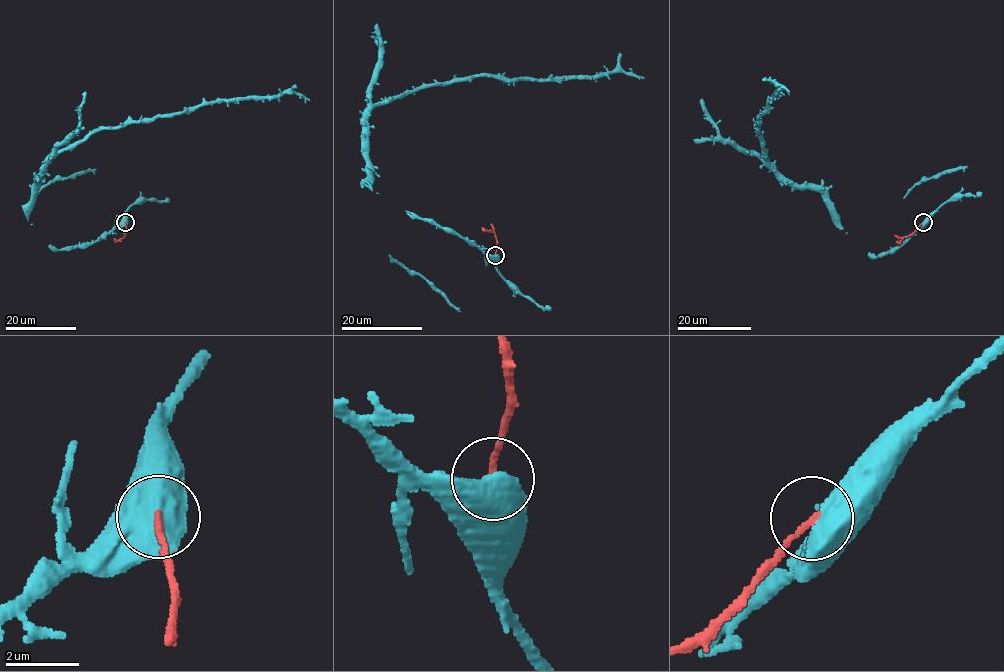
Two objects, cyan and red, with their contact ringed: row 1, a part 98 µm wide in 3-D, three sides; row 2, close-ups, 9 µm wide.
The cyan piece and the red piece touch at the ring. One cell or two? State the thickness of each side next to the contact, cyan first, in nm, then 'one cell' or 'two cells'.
calibres 800 and 150 nm; two cells

